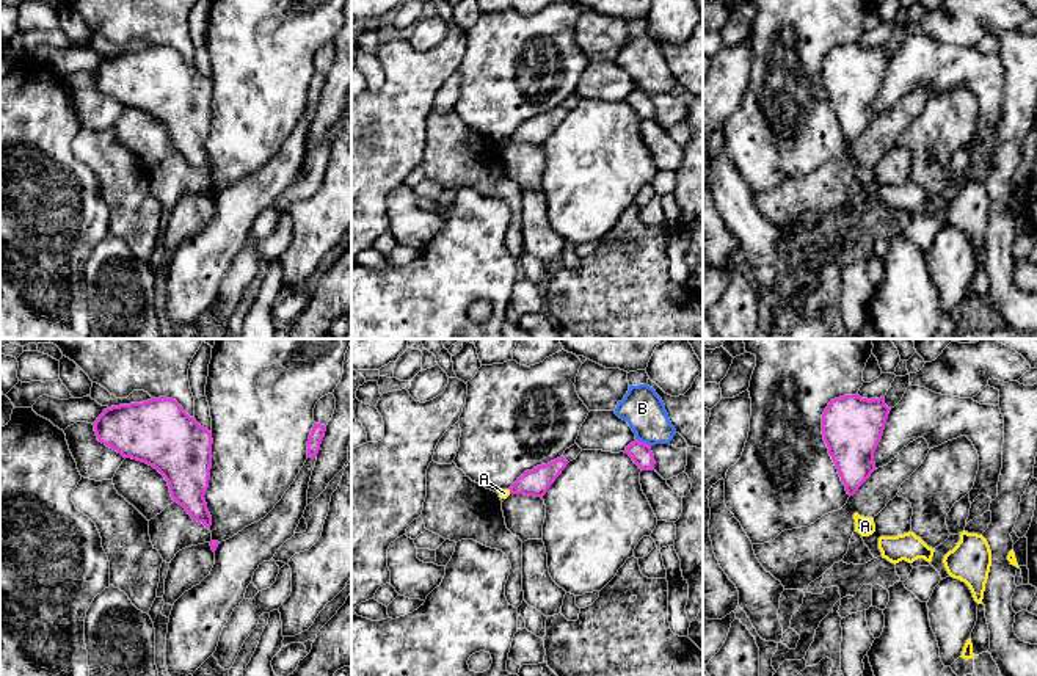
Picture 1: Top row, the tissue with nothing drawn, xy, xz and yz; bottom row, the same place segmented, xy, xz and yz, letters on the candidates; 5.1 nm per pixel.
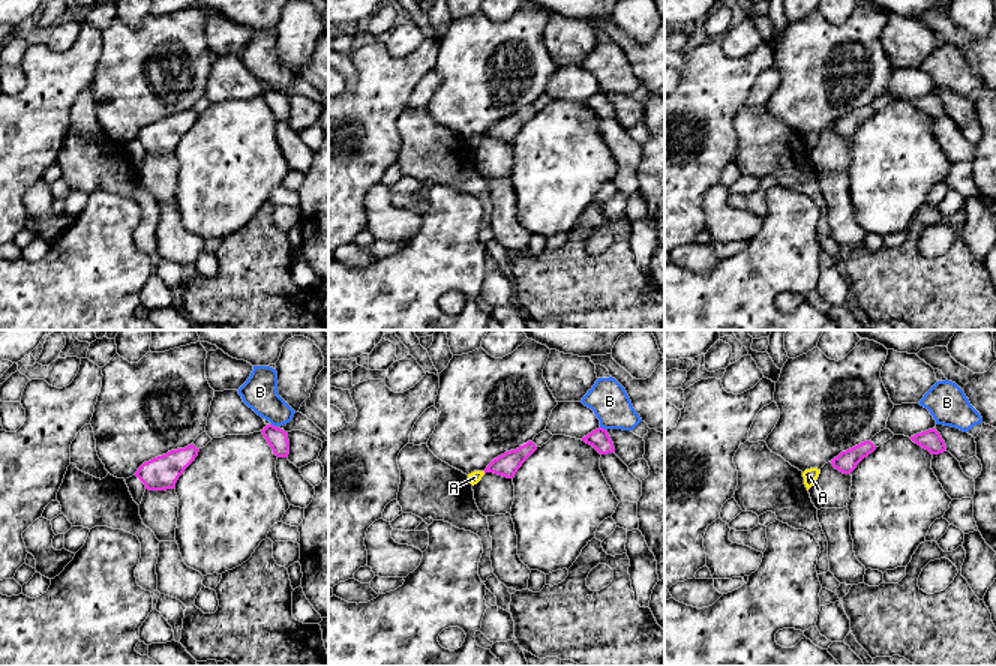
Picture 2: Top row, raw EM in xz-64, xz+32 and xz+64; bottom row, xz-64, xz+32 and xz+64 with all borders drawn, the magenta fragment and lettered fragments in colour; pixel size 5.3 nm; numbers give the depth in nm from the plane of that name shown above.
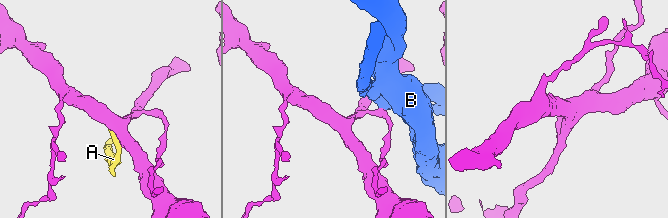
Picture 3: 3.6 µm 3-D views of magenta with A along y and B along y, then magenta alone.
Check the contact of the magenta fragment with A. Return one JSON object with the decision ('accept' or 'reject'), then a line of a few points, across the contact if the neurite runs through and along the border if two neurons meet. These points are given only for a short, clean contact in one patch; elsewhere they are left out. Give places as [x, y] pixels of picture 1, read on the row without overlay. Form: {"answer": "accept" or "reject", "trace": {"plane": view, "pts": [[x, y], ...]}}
{"answer": "reject", "trace": {"plane": "xz", "pts": [[509, 137], [510, 141]]}}

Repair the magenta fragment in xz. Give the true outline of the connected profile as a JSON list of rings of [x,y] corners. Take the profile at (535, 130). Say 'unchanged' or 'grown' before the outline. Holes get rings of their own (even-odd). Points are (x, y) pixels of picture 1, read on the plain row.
unchanged; [[[560,105],[548,113],[541,113],[533,116],[532,119],[526,119],[508,138],[510,143],[524,143],[541,146],[555,130],[555,127],[566,116],[568,110]]]

